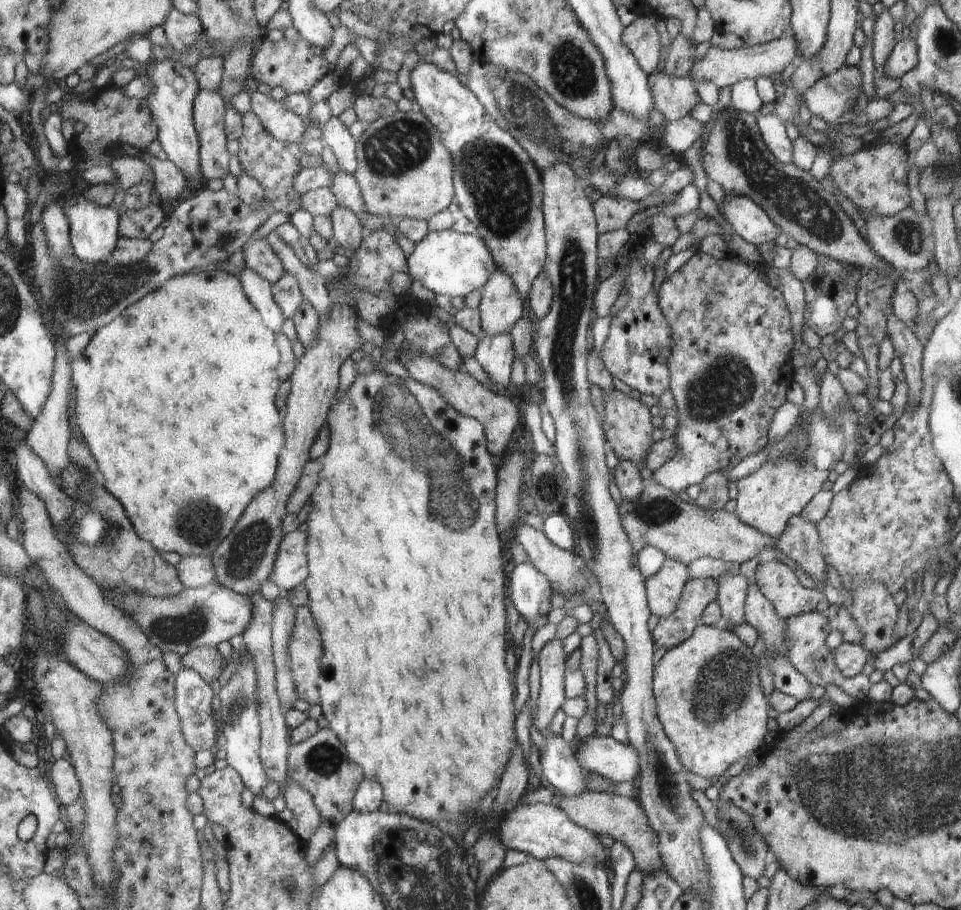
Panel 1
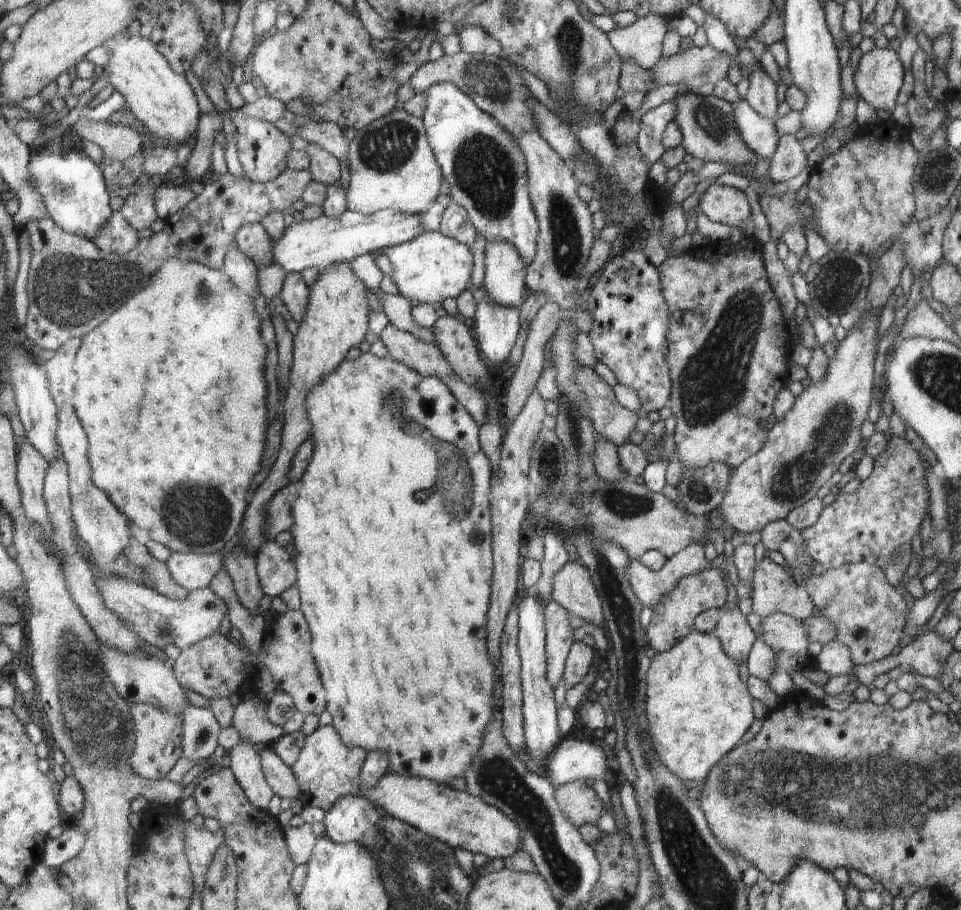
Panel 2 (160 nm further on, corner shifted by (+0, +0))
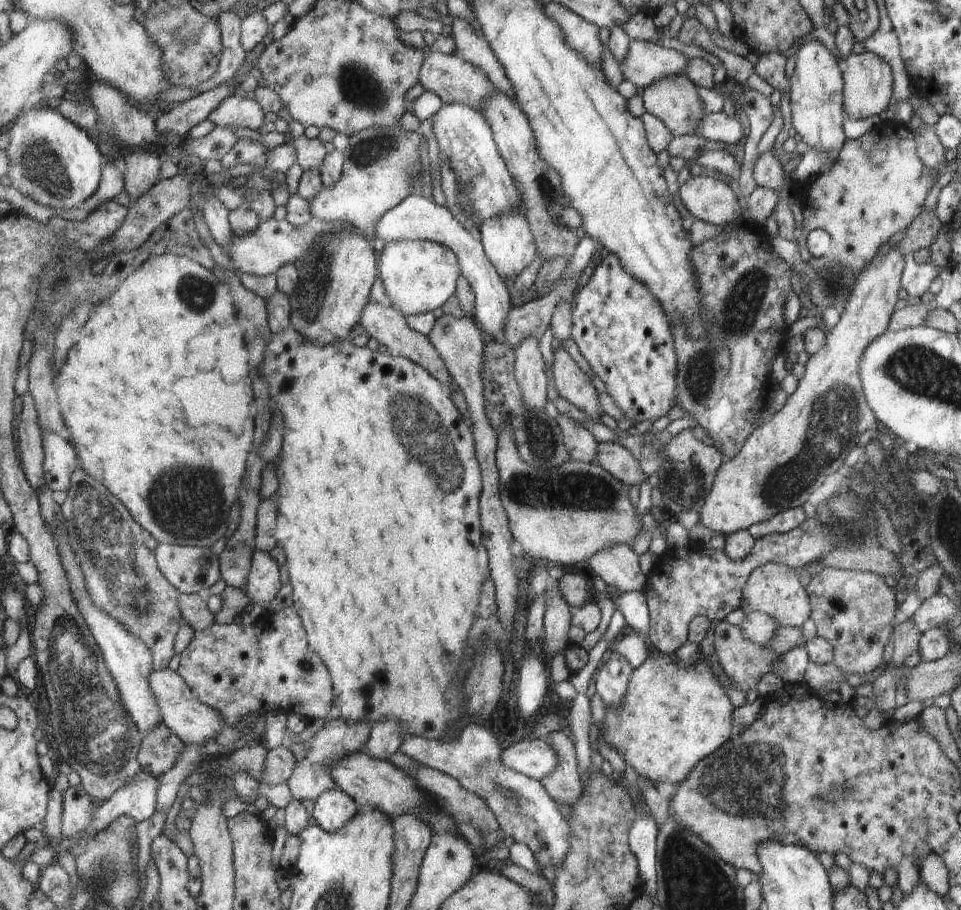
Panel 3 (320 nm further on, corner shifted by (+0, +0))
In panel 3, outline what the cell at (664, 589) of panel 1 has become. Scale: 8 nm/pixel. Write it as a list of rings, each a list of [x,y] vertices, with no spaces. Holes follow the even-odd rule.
[[[618,543],[590,558],[587,568],[606,585],[616,586],[622,592],[640,591],[646,583],[646,576],[640,571],[638,557],[628,543]]]

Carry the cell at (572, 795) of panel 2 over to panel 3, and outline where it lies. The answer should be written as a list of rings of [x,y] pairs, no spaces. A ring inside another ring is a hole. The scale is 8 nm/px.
[[[554,731],[546,738],[555,750],[557,765],[541,780],[542,786],[554,801],[576,805],[584,794],[580,767],[577,764],[576,745],[565,731]]]

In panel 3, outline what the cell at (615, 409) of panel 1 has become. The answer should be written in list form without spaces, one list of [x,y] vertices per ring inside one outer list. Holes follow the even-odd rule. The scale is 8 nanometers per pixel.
[[[562,347],[553,350],[554,386],[559,396],[585,412],[593,422],[600,422],[600,406],[596,398],[596,388],[588,376],[578,368],[570,354]]]

